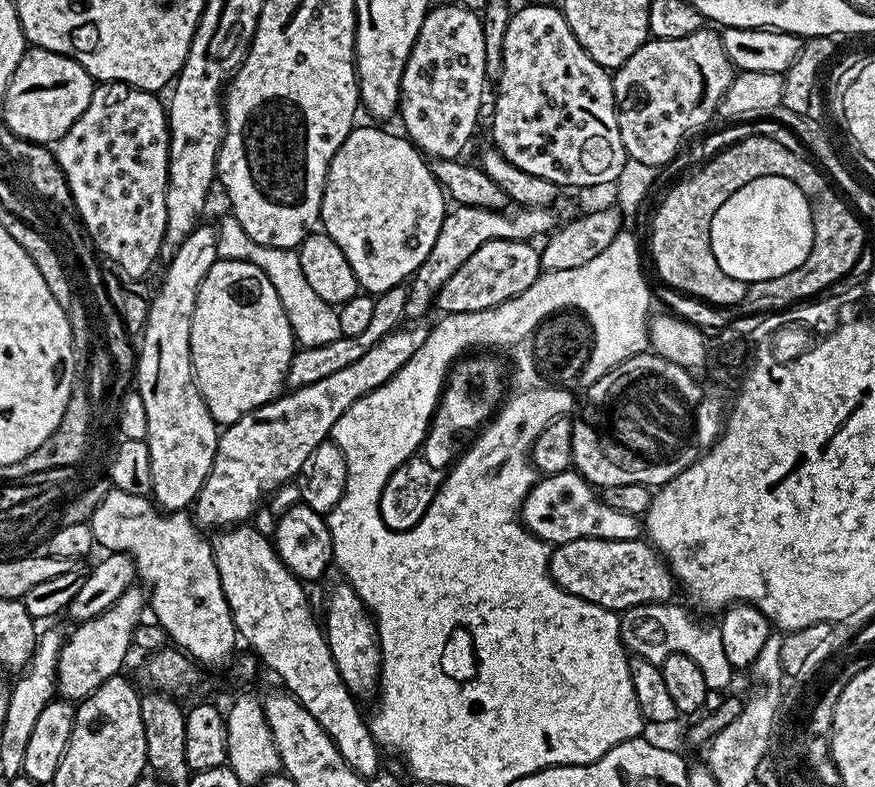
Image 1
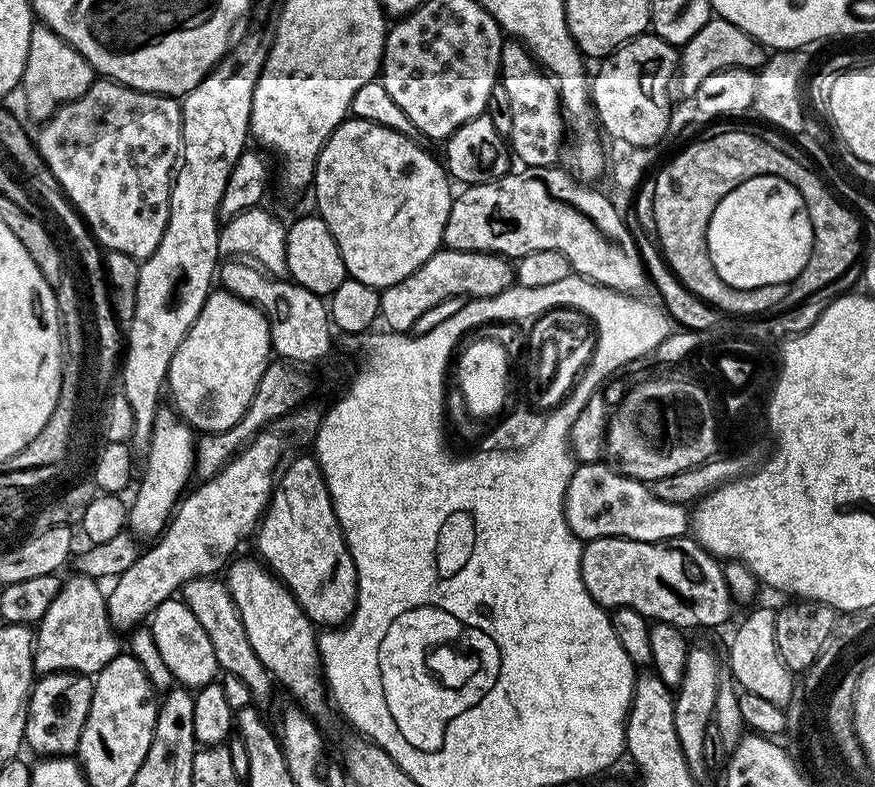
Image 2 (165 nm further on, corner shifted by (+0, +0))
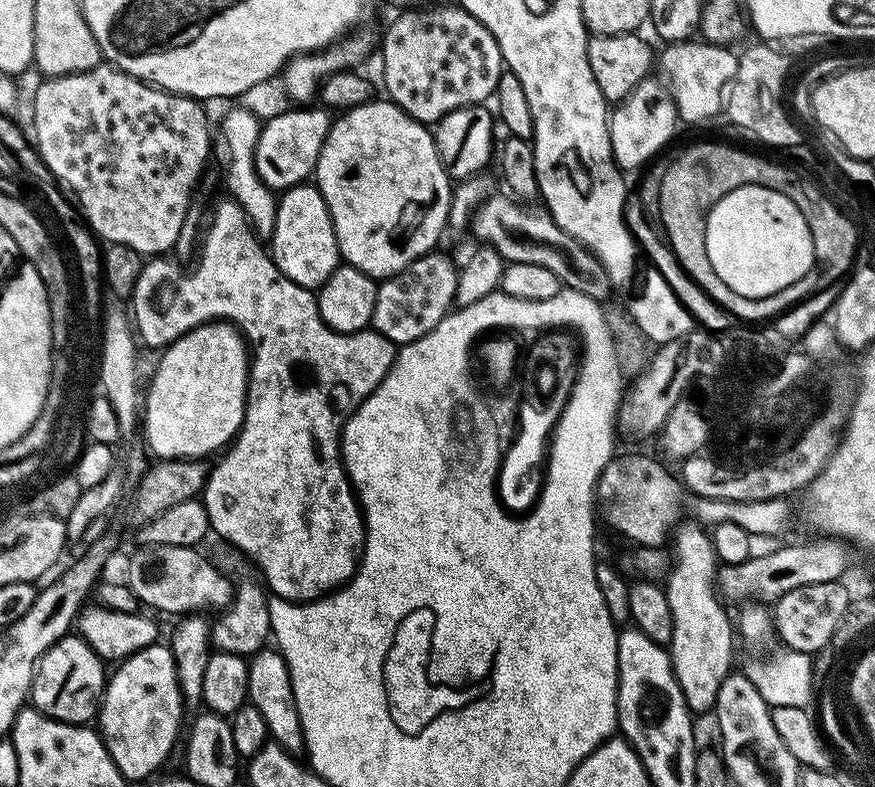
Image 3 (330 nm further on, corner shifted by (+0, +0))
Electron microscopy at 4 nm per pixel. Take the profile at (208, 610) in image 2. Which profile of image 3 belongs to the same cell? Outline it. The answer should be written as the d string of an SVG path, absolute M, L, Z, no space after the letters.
M140 546L128 560L128 589L136 595L137 601L148 608L157 608L160 612L180 612L179 614L204 614L207 608L223 610L232 603L234 595L233 581L228 581L206 557L199 547L186 546Z

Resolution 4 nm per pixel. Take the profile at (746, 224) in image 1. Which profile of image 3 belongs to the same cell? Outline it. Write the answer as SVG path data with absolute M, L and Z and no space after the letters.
M742 186L726 198L722 198L708 212L708 220L704 223L706 238L706 254L710 258L710 266L714 266L714 274L718 274L721 285L733 292L736 298L766 298L770 294L778 294L778 290L786 290L786 286L797 284L809 275L812 264L817 263L814 242L810 238L810 226L806 226L806 218L802 218L802 210L786 198L786 194L778 194L778 190L770 190L766 186Z

